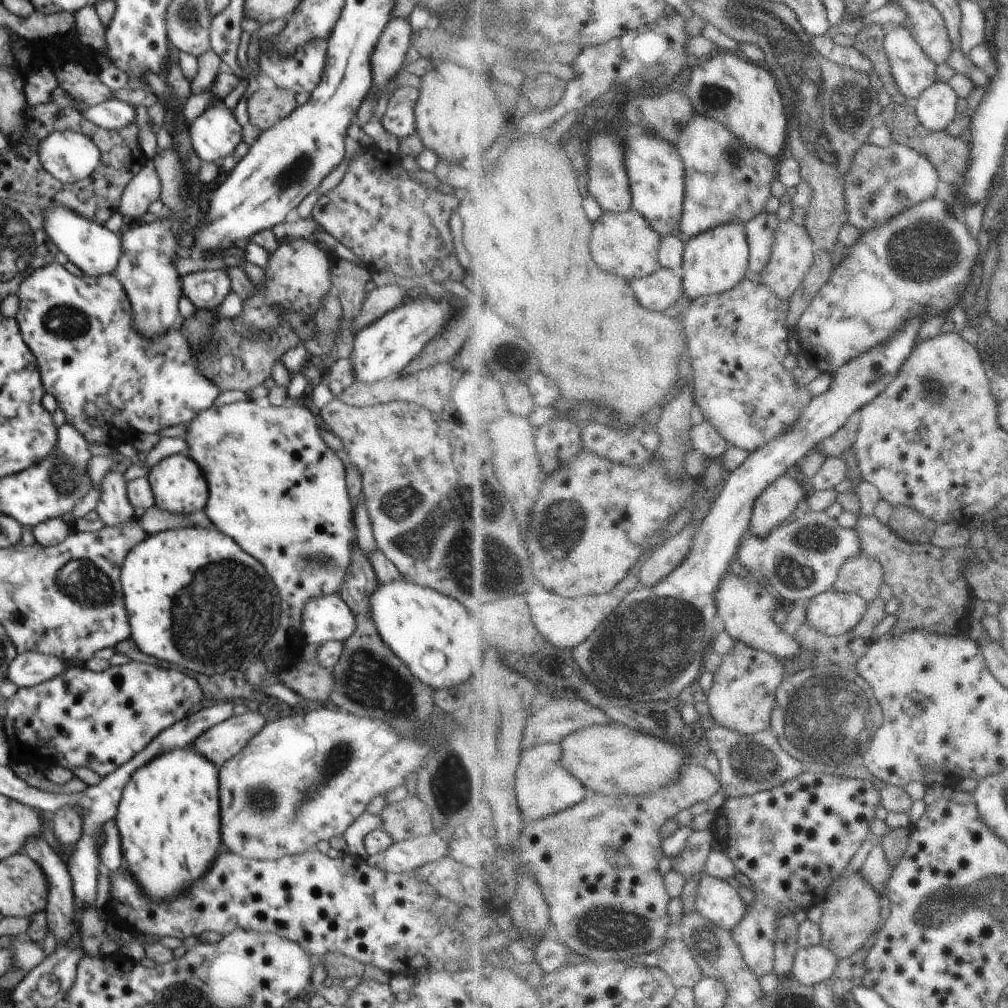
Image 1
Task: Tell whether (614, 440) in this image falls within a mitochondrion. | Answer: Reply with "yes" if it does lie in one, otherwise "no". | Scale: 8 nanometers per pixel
no

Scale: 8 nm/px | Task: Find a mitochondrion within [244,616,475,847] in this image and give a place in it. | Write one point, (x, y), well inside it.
(370, 681)

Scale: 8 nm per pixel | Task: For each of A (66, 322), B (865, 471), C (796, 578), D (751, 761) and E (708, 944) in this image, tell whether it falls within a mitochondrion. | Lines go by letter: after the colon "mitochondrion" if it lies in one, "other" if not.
A: mitochondrion
B: other
C: mitochondrion
D: mitochondrion
E: mitochondrion

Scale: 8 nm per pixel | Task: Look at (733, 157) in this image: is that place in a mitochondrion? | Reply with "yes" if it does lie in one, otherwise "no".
yes

